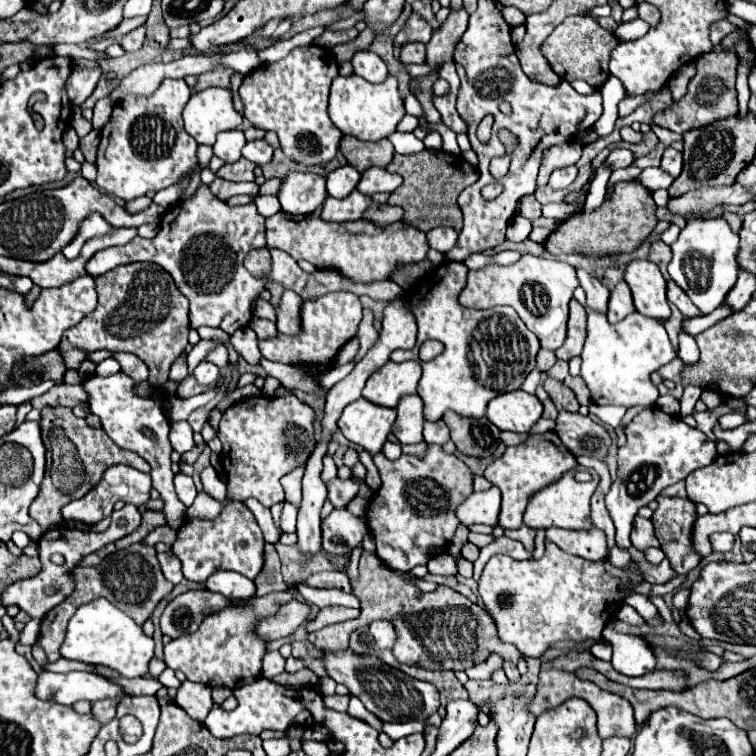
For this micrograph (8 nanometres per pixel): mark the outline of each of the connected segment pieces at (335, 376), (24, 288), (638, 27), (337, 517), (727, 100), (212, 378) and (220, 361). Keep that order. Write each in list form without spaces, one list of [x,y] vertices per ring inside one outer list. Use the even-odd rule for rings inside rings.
[[[352,361],[342,366],[333,366],[328,371],[328,374],[326,374],[326,376],[324,376],[324,378],[319,383],[323,388],[329,390],[332,388],[332,386],[334,386],[334,384],[344,379],[346,375],[350,374],[354,366],[355,363]]]
[[[2,272],[2,274],[14,284],[14,288],[20,294],[28,294],[30,292],[30,288],[32,288],[32,280],[30,278],[26,278],[26,276],[11,276],[10,274],[6,274],[6,272]]]
[[[636,18],[636,20],[630,20],[630,22],[622,22],[614,34],[620,42],[632,42],[632,40],[638,40],[640,36],[644,36],[646,32],[650,30],[650,24],[646,24],[644,20]]]
[[[346,508],[332,510],[332,514],[322,522],[322,548],[334,556],[350,554],[366,534],[366,524],[360,518],[352,516]]]
[[[710,52],[696,62],[696,76],[688,84],[688,94],[680,102],[676,102],[670,110],[656,114],[654,124],[664,126],[672,132],[684,134],[688,130],[702,128],[736,114],[738,114],[738,92],[736,92],[734,60],[730,60],[726,52],[720,52],[720,54]]]
[[[202,360],[202,362],[198,364],[198,368],[194,370],[194,378],[196,378],[198,384],[202,384],[202,386],[214,384],[214,382],[218,380],[218,376],[220,376],[220,370],[218,370],[214,364],[206,362],[206,360]]]
[[[218,344],[214,350],[208,352],[206,360],[212,360],[218,368],[226,368],[226,364],[228,364],[228,350],[226,350],[226,346]]]

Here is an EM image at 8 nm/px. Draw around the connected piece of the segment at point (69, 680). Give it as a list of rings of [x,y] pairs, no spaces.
[[[40,672],[36,696],[42,700],[54,698],[58,704],[74,704],[78,700],[102,700],[102,698],[124,698],[126,690],[106,676],[92,672]]]

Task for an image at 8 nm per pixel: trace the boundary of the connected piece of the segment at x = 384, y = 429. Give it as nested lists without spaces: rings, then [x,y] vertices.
[[[358,398],[344,408],[338,420],[338,428],[350,442],[374,454],[382,450],[394,422],[396,422],[396,408],[376,406],[366,398]]]

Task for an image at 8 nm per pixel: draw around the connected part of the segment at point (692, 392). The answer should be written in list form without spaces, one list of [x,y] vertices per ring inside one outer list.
[[[686,386],[684,388],[684,394],[680,398],[680,404],[682,404],[680,416],[686,416],[686,414],[692,414],[694,412],[694,404],[698,402],[700,392],[702,392],[702,388],[698,388],[698,386]]]

